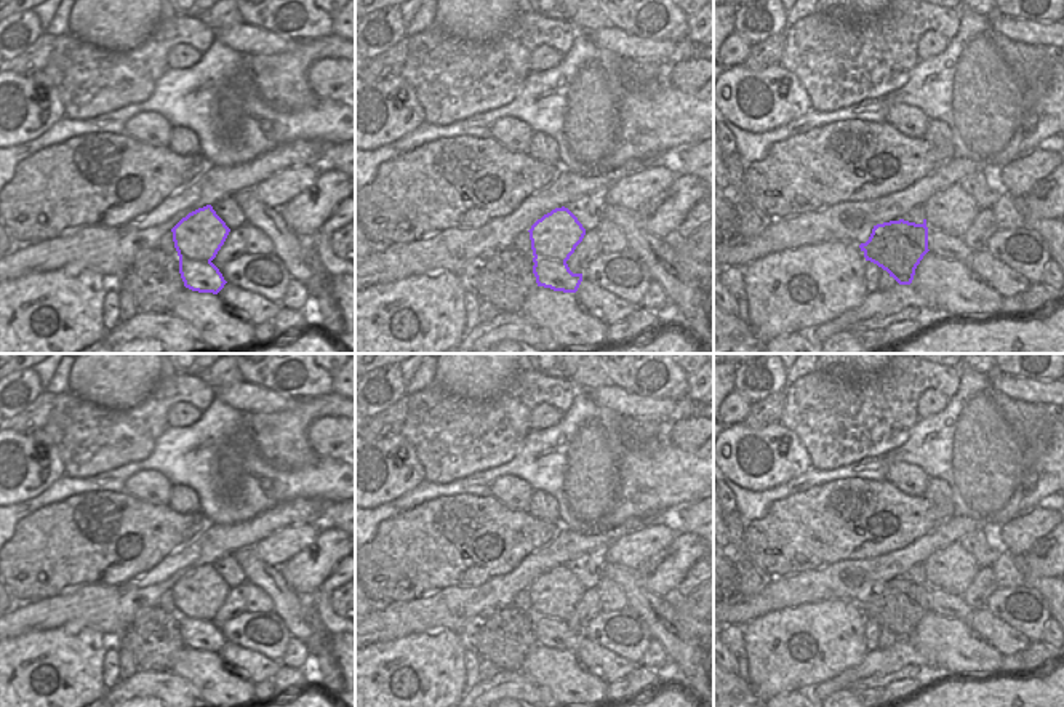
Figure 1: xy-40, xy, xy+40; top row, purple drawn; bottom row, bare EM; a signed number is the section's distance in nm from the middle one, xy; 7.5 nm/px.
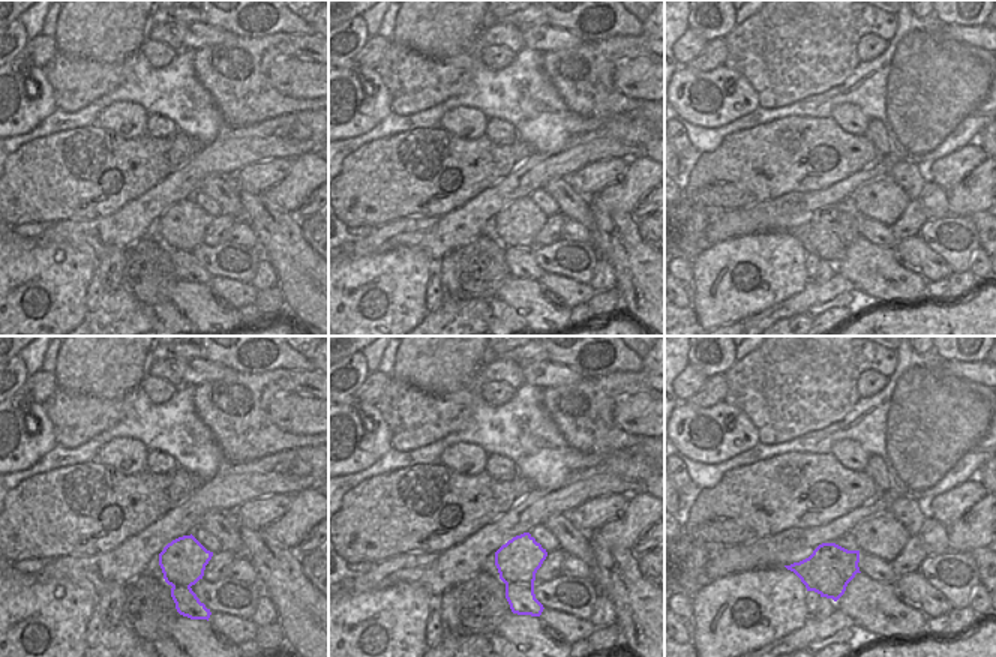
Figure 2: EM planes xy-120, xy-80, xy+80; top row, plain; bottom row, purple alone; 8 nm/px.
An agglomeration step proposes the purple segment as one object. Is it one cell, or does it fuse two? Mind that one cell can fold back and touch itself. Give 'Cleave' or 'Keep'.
Cleave.

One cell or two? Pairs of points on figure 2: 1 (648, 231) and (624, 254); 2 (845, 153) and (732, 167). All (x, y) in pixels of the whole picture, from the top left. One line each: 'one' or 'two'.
1: two
2: one

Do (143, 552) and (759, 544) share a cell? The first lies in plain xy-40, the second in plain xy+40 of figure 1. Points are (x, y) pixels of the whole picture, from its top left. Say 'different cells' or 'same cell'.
same cell

